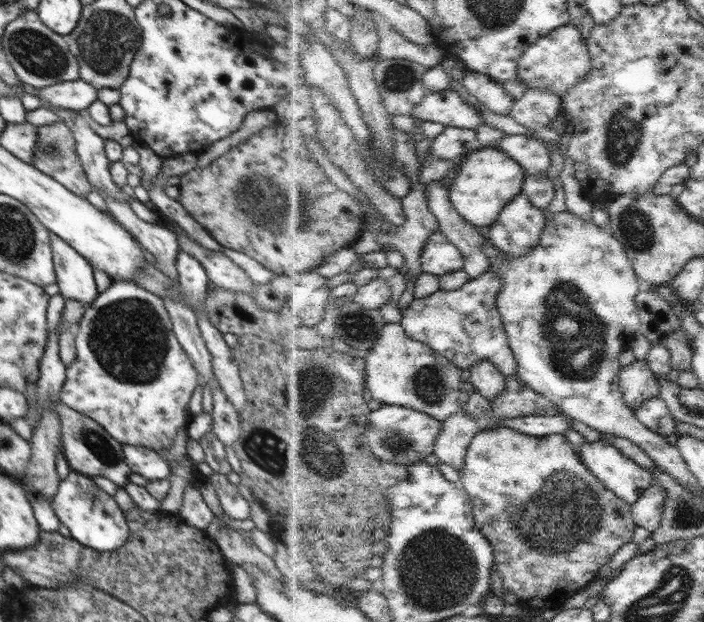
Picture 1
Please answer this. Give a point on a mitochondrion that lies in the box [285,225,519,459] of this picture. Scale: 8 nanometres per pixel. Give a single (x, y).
(429, 386)

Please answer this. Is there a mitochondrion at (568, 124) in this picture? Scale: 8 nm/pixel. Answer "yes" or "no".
no

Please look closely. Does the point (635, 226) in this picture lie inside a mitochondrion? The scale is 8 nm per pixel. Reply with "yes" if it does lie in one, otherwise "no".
yes

